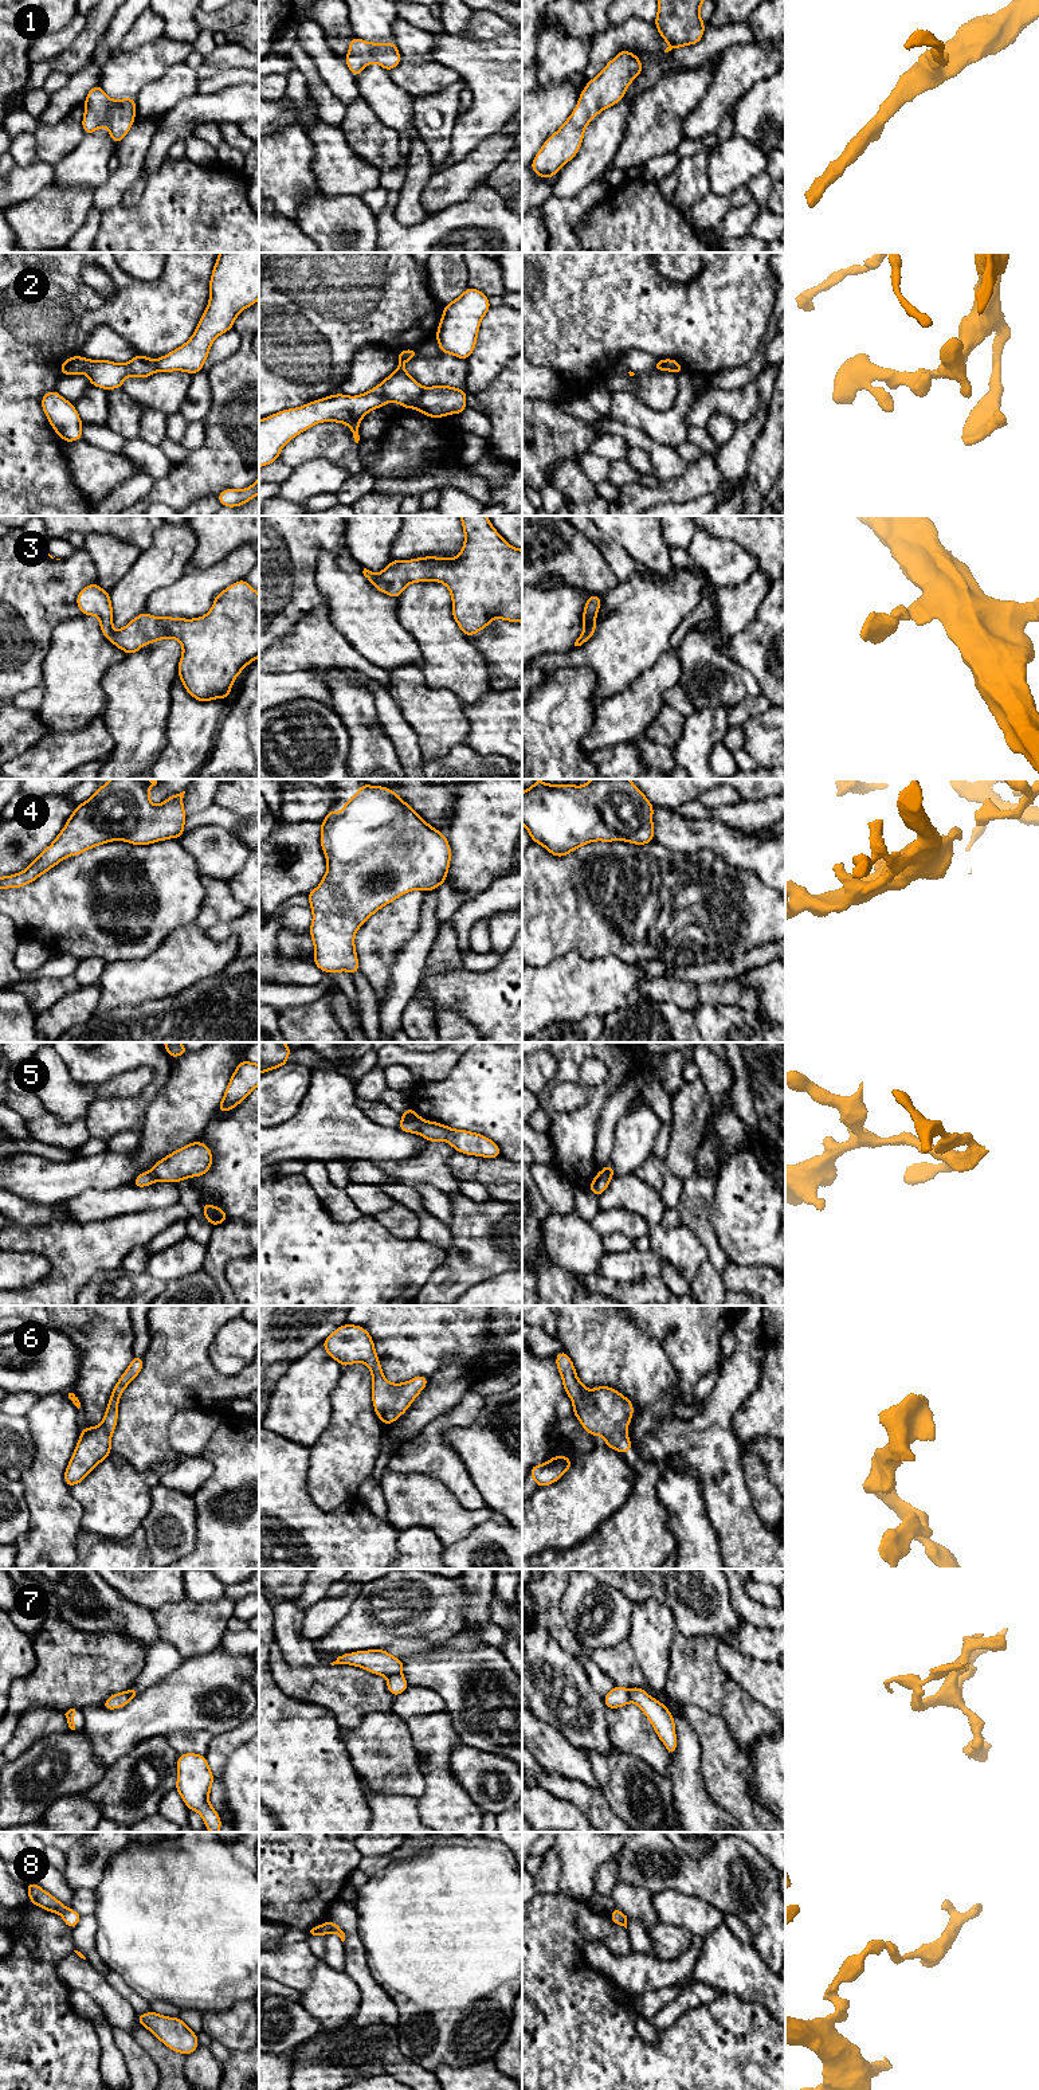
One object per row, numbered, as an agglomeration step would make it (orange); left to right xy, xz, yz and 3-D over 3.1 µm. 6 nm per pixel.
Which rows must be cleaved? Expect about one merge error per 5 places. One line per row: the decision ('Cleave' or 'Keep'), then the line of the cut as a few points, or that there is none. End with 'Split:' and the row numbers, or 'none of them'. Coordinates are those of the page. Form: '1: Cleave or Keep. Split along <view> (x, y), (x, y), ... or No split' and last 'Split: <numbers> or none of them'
1: Keep. No split
2: Cleave. Split along xz (426, 388), (415, 406)
3: Keep. No split
4: Keep. No split
5: Cleave. Split along xz (426, 1120), (416, 1132)
6: Keep. No split
7: Keep. No split
8: Keep. No split
Split: 2, 5

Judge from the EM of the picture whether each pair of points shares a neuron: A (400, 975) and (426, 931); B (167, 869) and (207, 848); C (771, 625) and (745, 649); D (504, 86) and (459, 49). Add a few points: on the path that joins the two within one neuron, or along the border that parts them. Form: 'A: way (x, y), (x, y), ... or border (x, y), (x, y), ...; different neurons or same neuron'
A: way (410, 965), (422, 942); same neuron
B: border (177, 838), (180, 845), (193, 858), (202, 876); different neurons
C: way (764, 631), (752, 642); same neuron
D: way (493, 75), (479, 62), (470, 58); same neuron

